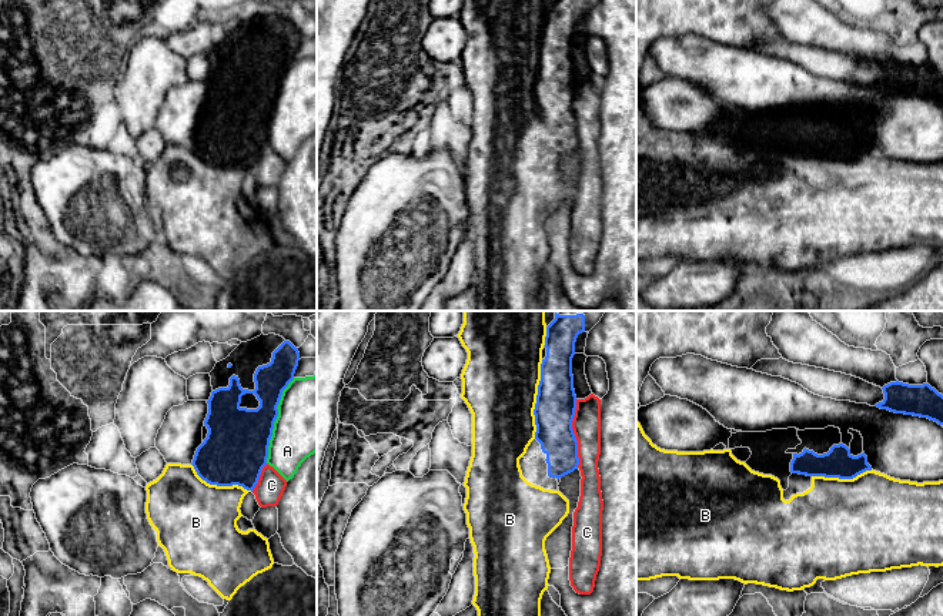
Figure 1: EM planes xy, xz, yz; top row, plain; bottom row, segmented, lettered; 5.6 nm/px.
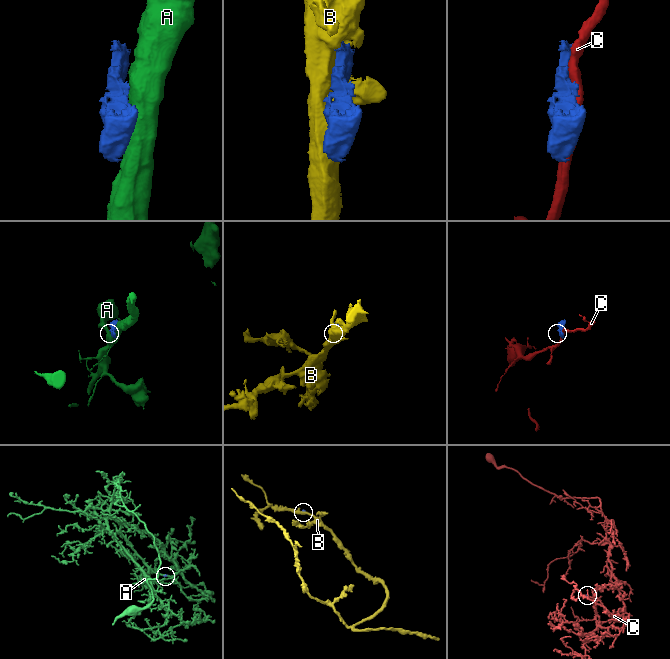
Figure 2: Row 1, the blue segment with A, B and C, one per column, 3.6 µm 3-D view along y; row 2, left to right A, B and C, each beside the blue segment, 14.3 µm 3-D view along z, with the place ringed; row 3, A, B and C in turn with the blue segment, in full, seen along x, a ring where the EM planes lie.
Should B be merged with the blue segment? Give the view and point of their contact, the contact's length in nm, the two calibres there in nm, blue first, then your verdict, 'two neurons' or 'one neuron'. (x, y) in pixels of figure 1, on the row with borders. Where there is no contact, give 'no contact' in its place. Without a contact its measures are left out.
contact xz (537, 399); length 460 nm; calibres 220 and 440 nm; one neuron

